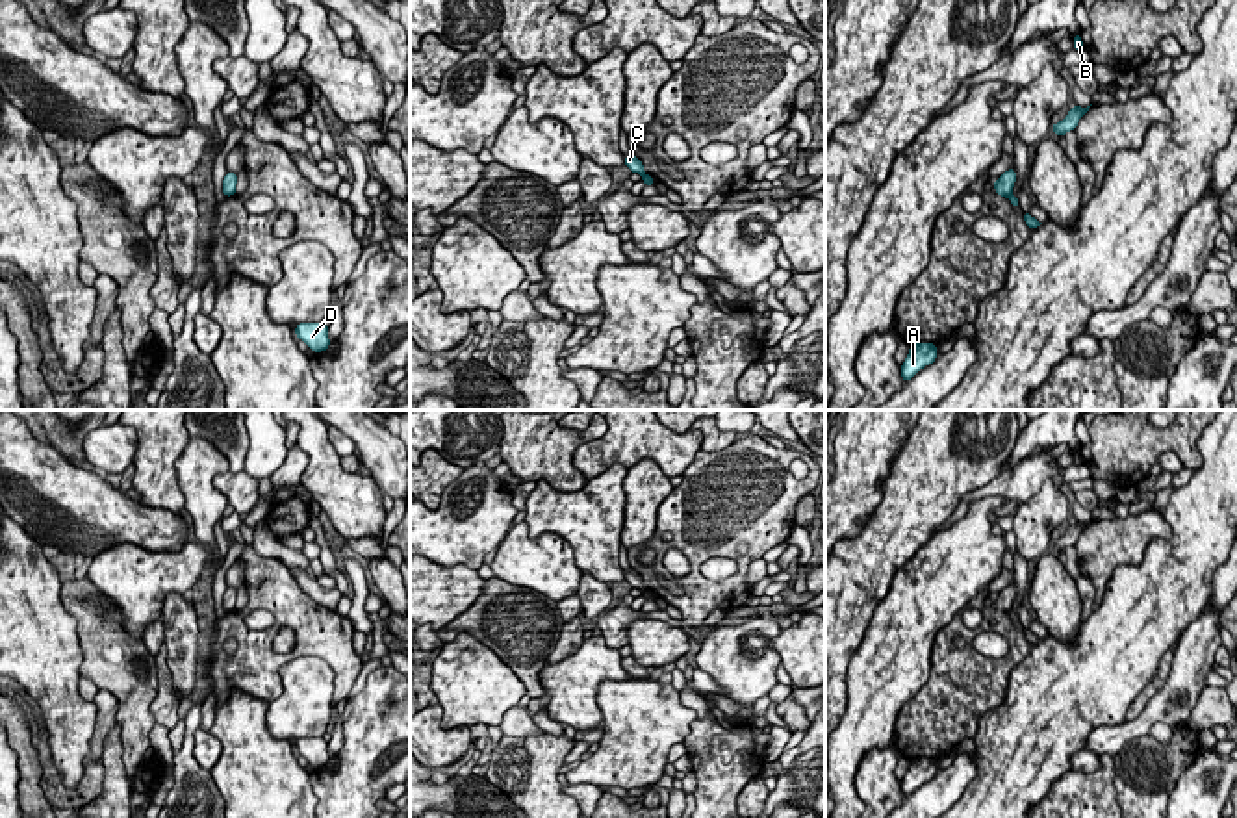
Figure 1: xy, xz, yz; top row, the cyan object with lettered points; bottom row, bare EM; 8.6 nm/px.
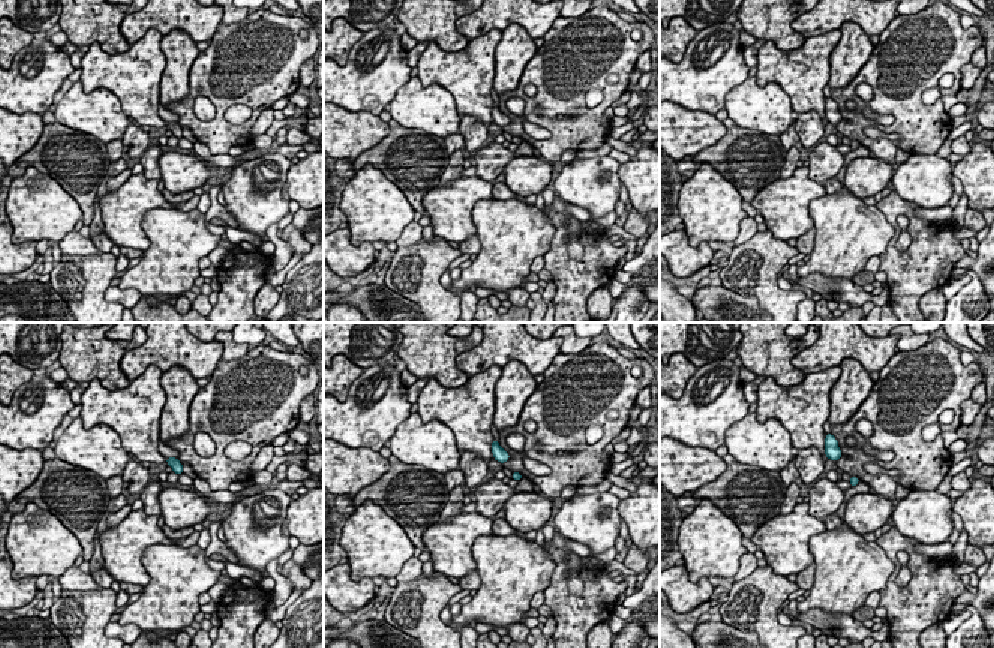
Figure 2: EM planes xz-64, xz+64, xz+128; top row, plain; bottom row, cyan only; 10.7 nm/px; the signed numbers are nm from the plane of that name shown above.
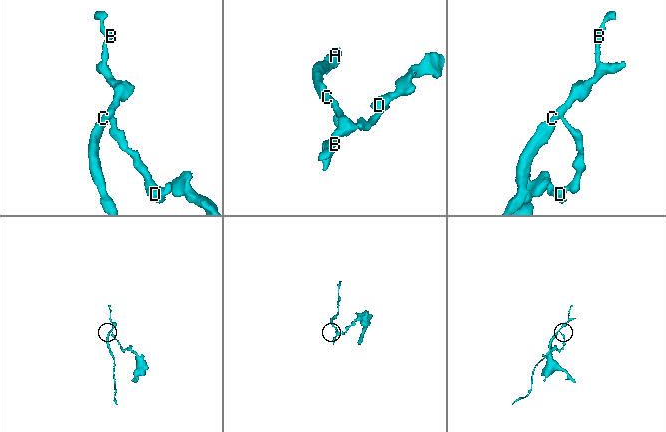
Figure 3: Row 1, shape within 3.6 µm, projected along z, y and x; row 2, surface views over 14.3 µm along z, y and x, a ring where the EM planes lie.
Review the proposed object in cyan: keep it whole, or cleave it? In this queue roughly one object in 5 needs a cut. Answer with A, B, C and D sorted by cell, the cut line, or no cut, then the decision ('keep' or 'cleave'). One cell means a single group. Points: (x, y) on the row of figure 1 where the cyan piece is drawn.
A B C / D | xz (646, 175), (642, 178) | cleave

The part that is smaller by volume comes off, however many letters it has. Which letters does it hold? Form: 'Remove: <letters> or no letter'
Remove: A, B, C

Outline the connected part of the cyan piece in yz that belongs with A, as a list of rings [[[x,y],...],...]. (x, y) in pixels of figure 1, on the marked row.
[[[916,343],[901,365],[903,382],[911,380],[920,369],[933,364],[938,351],[933,343]]]

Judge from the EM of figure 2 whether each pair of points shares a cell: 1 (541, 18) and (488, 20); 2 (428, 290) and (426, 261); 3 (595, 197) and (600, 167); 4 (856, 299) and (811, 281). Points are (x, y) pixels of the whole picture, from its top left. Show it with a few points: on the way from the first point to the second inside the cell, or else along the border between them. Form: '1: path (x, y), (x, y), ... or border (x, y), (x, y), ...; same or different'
1: path (528, 15), (501, 15); same
2: path (426, 282), (426, 269); same
3: path (595, 189), (598, 174); same
4: path (846, 291), (822, 284); same

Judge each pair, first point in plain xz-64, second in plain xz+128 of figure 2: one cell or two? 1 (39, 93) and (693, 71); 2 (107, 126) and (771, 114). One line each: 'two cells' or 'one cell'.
1: one cell
2: one cell

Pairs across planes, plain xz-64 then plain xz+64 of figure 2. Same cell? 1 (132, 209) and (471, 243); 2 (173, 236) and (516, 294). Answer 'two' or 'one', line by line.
1: two
2: two

